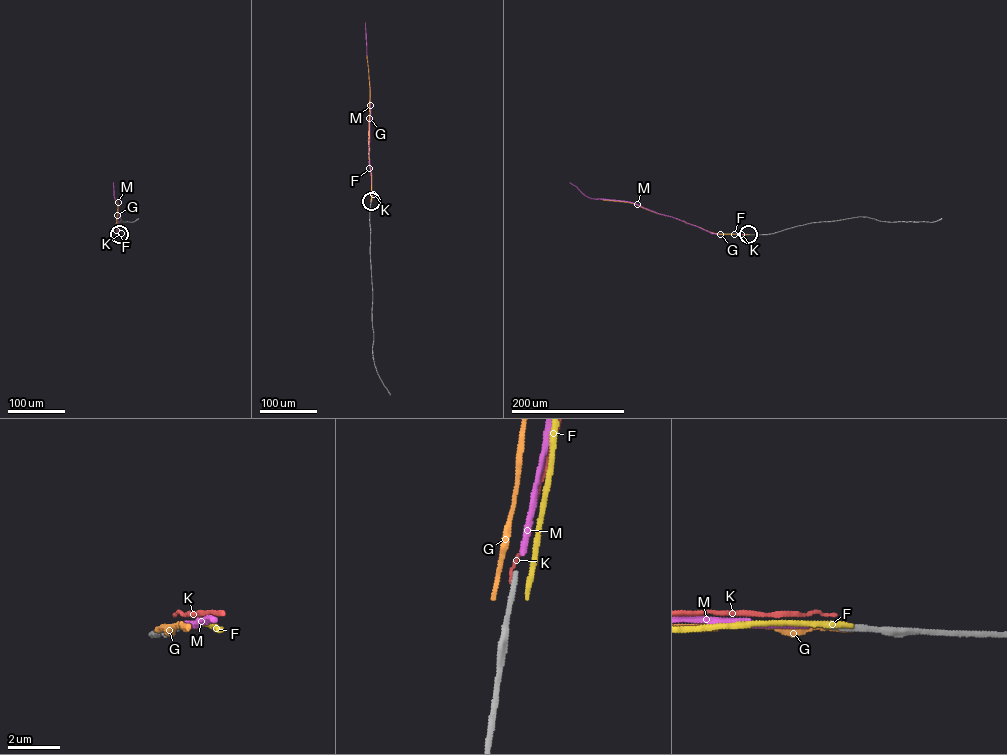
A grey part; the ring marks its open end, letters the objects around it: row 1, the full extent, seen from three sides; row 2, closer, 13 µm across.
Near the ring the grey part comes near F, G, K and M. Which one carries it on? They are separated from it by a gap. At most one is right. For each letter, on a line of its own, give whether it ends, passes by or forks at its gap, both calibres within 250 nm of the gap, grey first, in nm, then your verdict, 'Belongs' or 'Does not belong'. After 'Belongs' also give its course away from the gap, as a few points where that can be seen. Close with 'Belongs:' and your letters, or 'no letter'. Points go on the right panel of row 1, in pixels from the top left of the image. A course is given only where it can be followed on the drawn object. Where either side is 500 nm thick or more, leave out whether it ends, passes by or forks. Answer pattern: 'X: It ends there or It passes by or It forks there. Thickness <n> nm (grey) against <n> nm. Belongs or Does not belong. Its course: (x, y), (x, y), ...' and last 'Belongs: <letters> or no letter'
F: It ends there. Thickness 220 nm (grey) against 280 nm. Does not belong
G: It ends there. Thickness 220 nm (grey) against 280 nm. Does not belong
K: It ends there. Thickness 220 nm (grey) against 110 nm. Does not belong
M: It ends there. Thickness 220 nm (grey) against 240 nm. Belongs. Its course: (748, 234), (712, 233), (634, 203), (591, 198), (570, 182)
Belongs: M

